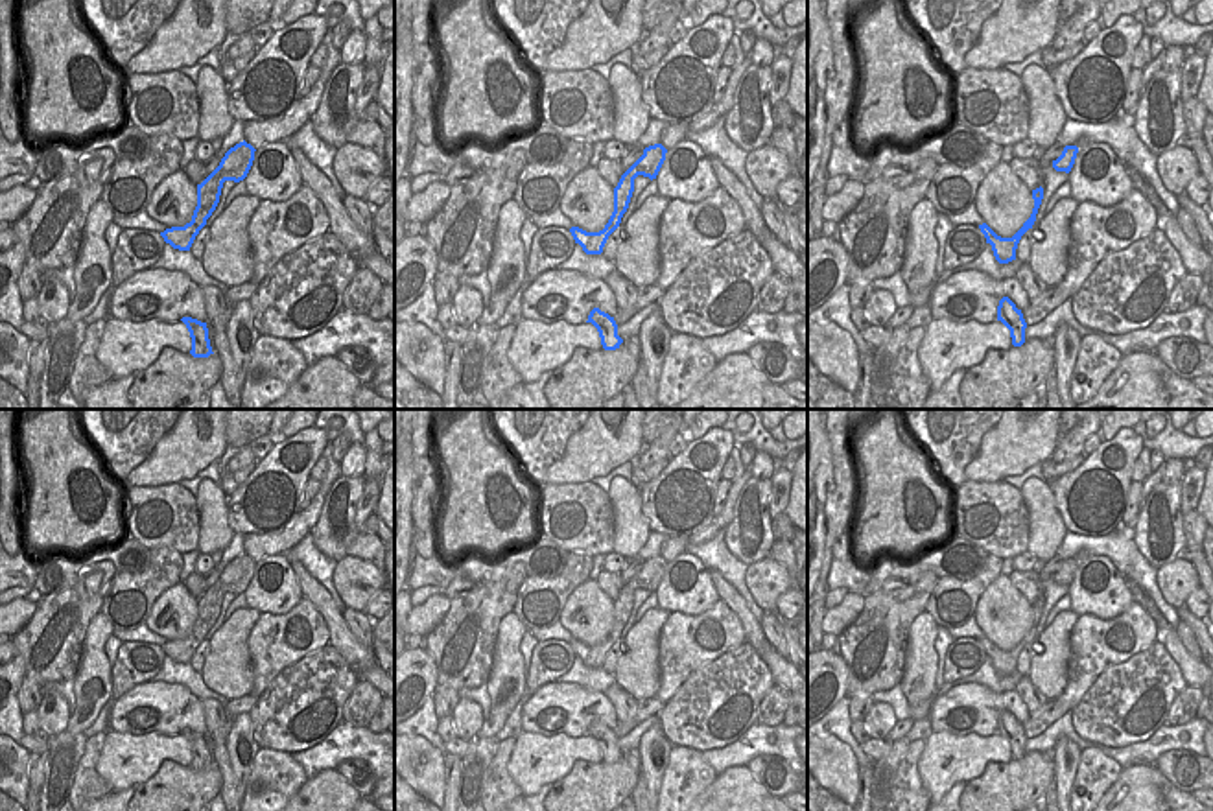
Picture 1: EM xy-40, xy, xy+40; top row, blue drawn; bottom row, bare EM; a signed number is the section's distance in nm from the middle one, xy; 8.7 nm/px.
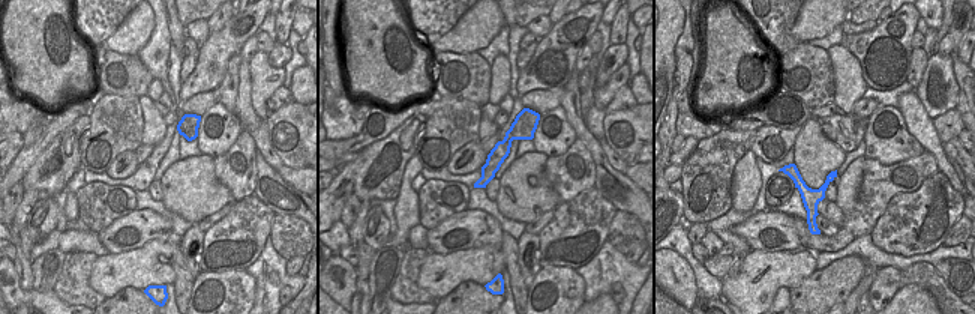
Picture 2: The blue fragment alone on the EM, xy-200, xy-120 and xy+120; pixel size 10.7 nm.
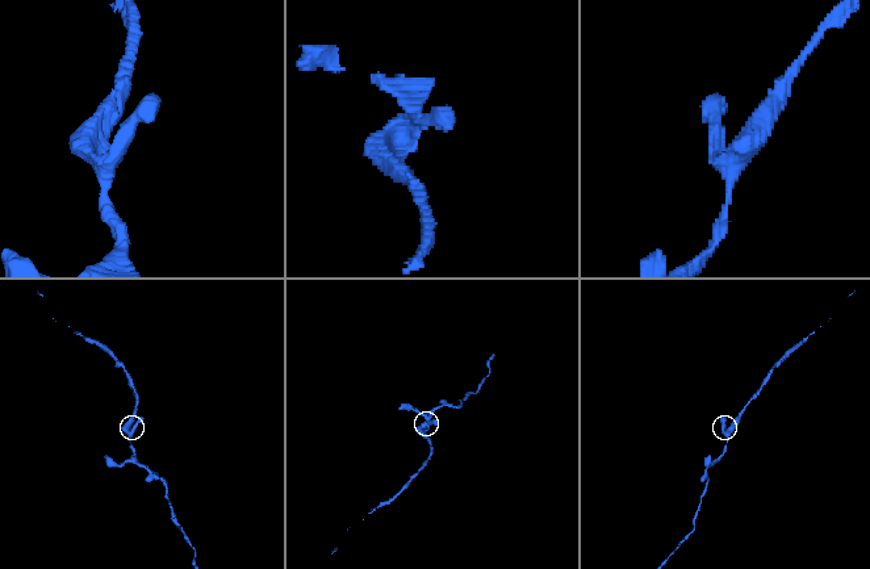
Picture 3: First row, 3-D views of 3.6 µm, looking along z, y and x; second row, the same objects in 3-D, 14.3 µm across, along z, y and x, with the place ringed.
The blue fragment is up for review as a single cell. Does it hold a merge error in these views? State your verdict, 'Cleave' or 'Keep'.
Keep

